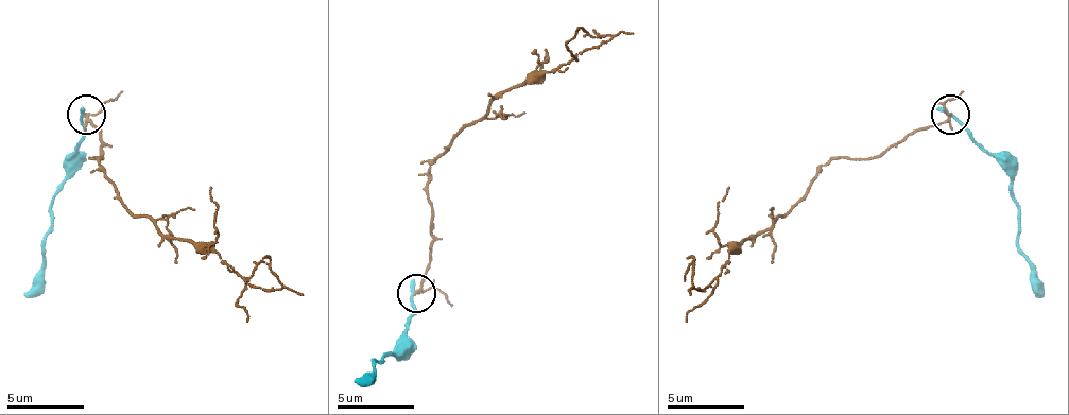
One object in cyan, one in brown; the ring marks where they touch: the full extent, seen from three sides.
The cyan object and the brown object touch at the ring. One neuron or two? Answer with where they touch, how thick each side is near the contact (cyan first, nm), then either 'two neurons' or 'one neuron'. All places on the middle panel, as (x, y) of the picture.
at (416, 293); 300 nm thick on the cyan side, 170 nm on the other; two neurons

